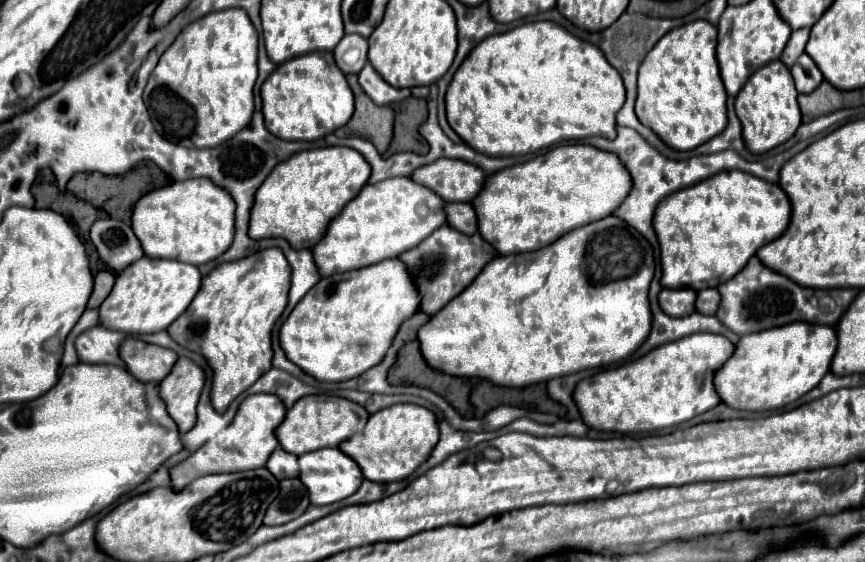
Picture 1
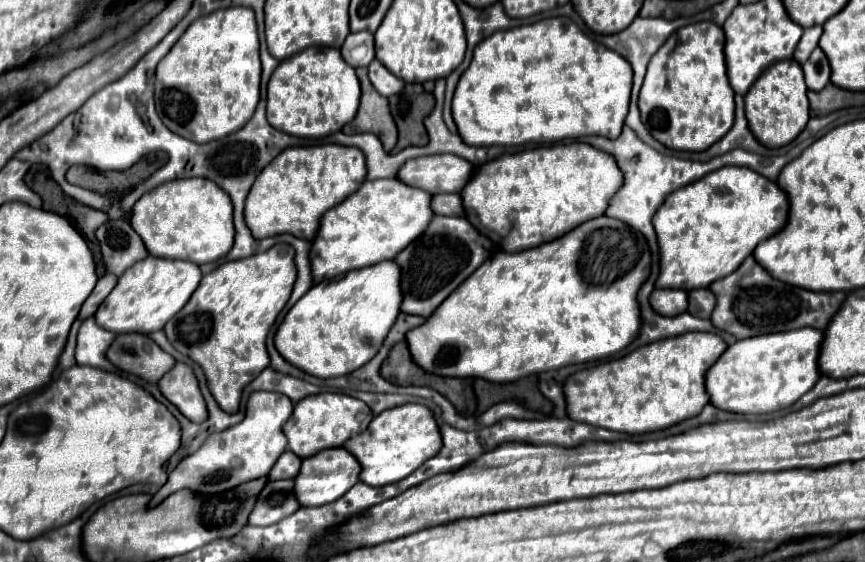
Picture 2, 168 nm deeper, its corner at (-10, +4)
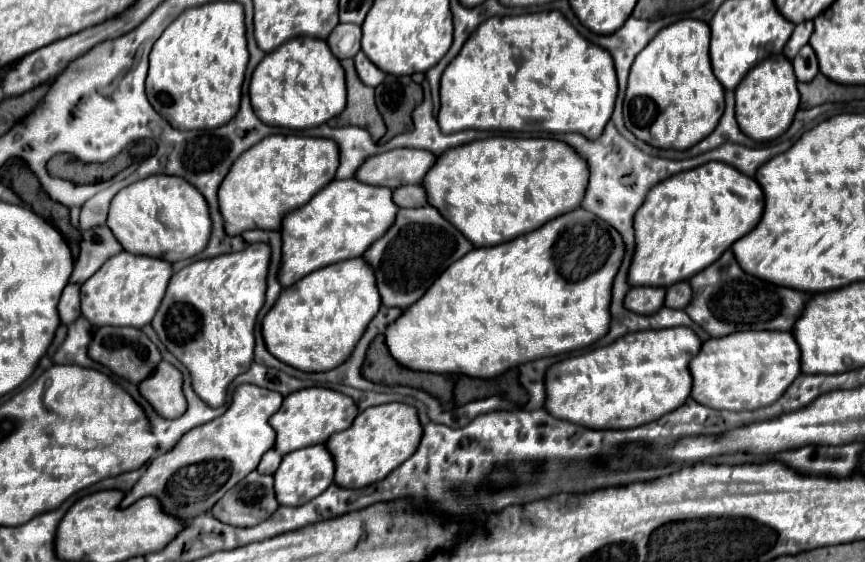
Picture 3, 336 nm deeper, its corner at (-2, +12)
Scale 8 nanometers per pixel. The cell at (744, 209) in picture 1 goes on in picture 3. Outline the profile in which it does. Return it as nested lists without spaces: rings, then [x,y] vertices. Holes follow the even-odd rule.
[[[710,161],[672,175],[650,189],[634,215],[636,253],[628,283],[670,287],[688,281],[698,271],[704,271],[704,267],[710,267],[740,237],[750,233],[758,225],[762,211],[764,193],[758,181],[726,163]]]

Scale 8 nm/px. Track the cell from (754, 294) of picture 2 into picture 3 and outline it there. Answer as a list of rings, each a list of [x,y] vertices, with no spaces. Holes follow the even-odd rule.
[[[726,251],[716,263],[712,263],[710,267],[706,267],[698,275],[694,275],[690,279],[690,285],[692,285],[694,295],[692,295],[690,305],[686,307],[686,313],[690,315],[692,321],[696,321],[700,327],[704,327],[712,337],[724,337],[724,335],[730,335],[736,331],[752,331],[752,329],[756,329],[756,331],[766,331],[766,329],[768,331],[792,331],[794,323],[798,321],[798,317],[804,311],[804,305],[812,297],[810,293],[790,289],[790,287],[780,287],[780,285],[762,281],[762,279],[746,273],[738,265],[732,251]]]

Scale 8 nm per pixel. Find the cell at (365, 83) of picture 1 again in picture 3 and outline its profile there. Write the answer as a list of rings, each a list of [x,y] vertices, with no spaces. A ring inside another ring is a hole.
[[[362,51],[354,57],[354,61],[356,61],[356,71],[358,71],[358,77],[362,79],[362,83],[366,83],[370,87],[378,87],[384,81],[386,73],[382,69],[378,69]]]

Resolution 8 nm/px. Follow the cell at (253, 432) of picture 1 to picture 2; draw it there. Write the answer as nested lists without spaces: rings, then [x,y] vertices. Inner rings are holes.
[[[256,391],[246,403],[244,421],[234,427],[228,427],[226,431],[208,435],[196,453],[188,455],[176,465],[176,469],[168,475],[168,481],[152,495],[148,505],[156,507],[162,499],[166,499],[166,495],[172,495],[180,489],[190,489],[194,495],[206,497],[230,491],[246,481],[266,477],[276,459],[286,451],[286,437],[282,433],[282,425],[292,415],[292,409],[294,405],[290,403],[290,399],[286,399],[286,395]]]

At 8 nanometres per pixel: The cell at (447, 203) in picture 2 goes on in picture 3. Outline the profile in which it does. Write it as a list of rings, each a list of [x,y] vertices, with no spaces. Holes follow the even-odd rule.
[[[404,185],[394,189],[394,201],[400,207],[422,207],[428,205],[426,189],[422,185]]]

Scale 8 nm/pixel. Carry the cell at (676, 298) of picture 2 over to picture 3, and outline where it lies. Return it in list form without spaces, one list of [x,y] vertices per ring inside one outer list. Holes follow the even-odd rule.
[[[632,287],[624,299],[624,305],[630,311],[652,315],[664,305],[664,295],[666,295],[666,289],[662,287]]]

